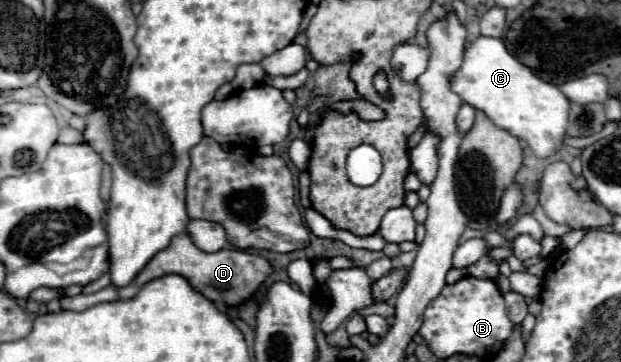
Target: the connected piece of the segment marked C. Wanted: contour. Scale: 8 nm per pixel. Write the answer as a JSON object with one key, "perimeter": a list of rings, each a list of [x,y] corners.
{"perimeter":[[[478,37],[466,49],[464,63],[452,79],[452,89],[464,103],[484,111],[494,125],[524,141],[536,157],[550,157],[564,145],[570,101],[556,85],[542,81],[512,57],[502,39]]]}

